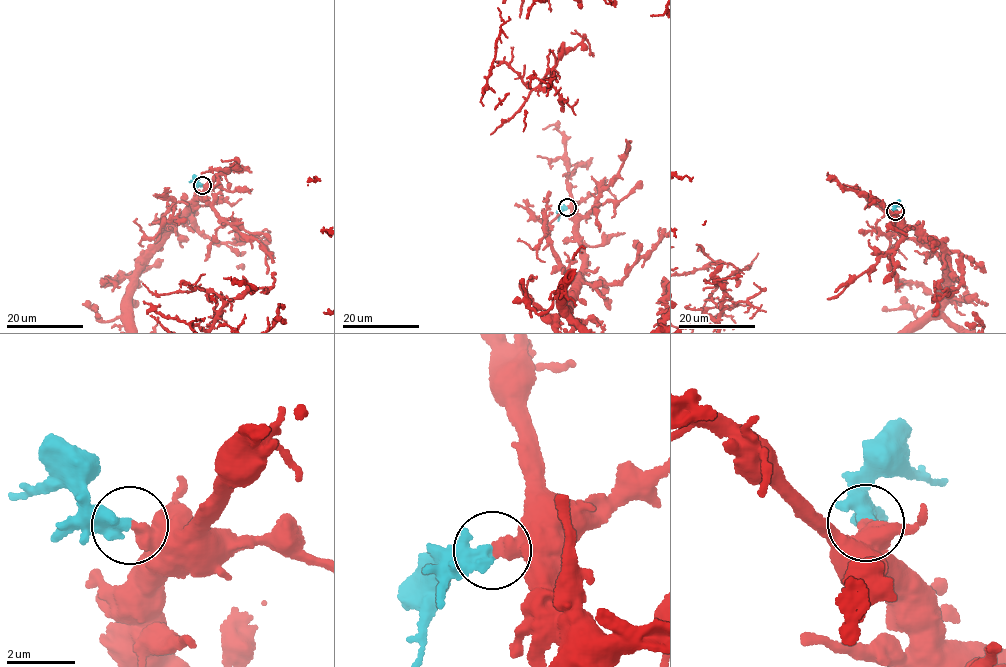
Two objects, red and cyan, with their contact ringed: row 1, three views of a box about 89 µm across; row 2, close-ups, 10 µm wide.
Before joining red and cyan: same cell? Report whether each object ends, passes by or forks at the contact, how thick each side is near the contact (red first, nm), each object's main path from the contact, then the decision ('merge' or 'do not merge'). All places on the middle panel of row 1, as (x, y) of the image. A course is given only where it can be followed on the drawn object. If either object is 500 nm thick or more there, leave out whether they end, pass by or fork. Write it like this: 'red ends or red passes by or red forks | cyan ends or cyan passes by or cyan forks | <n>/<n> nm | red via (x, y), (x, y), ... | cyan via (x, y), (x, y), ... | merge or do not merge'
red ends | cyan ends | 440/440 nm | cyan via (566, 207), (559, 211), (558, 221) | merge

